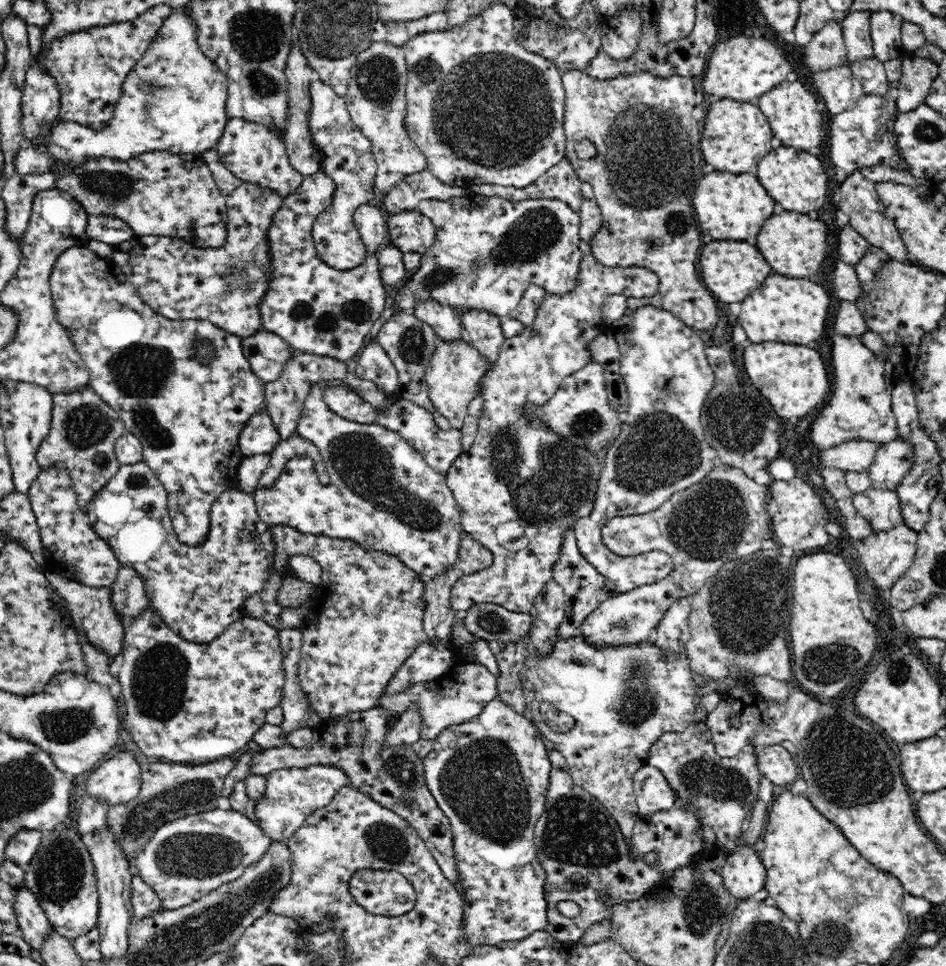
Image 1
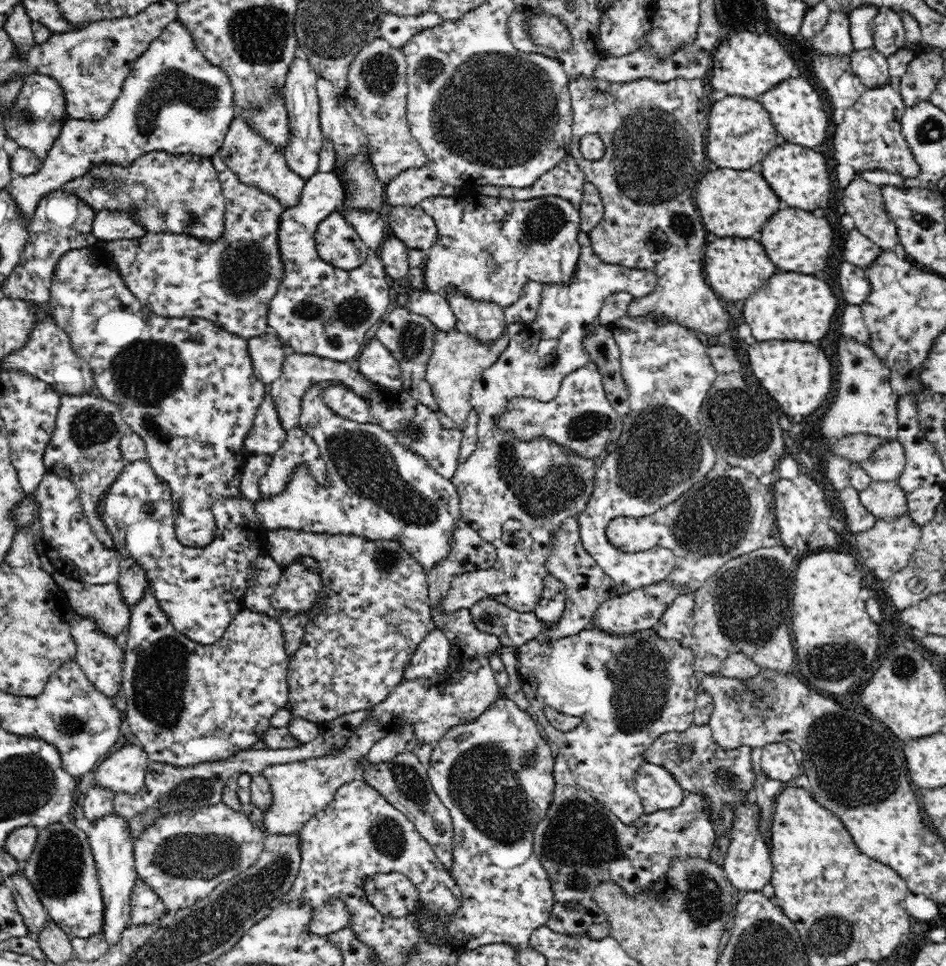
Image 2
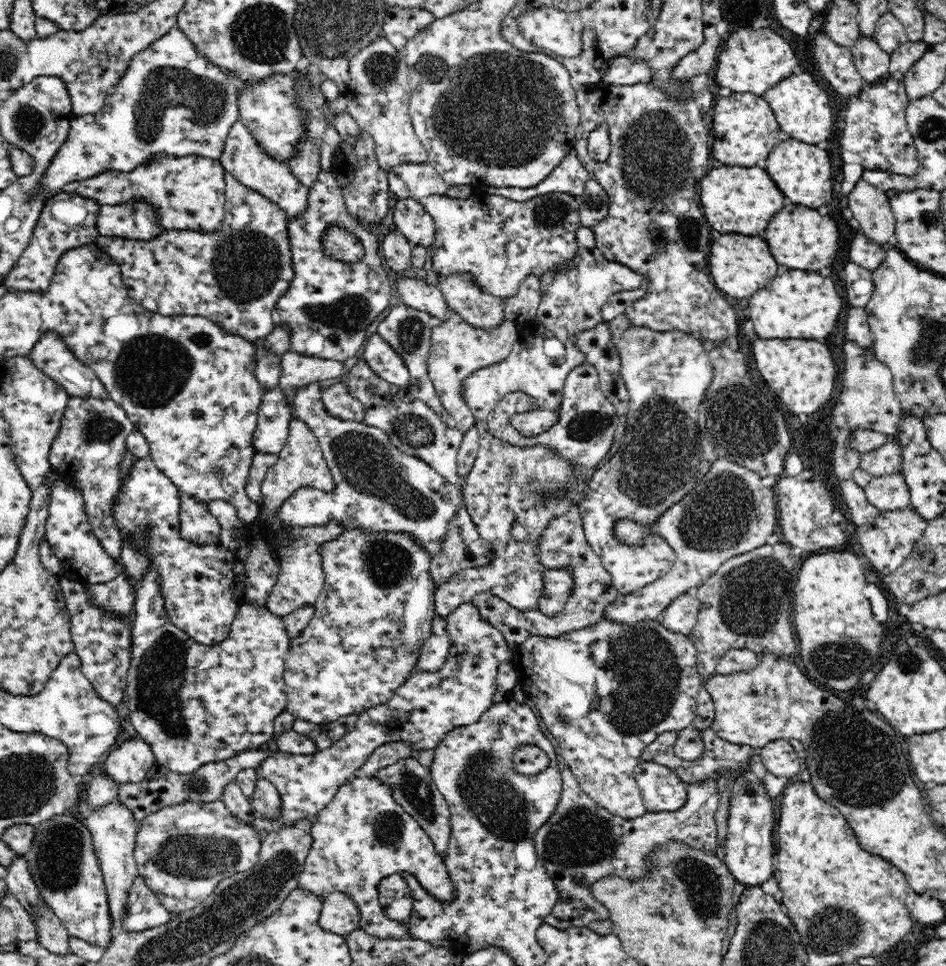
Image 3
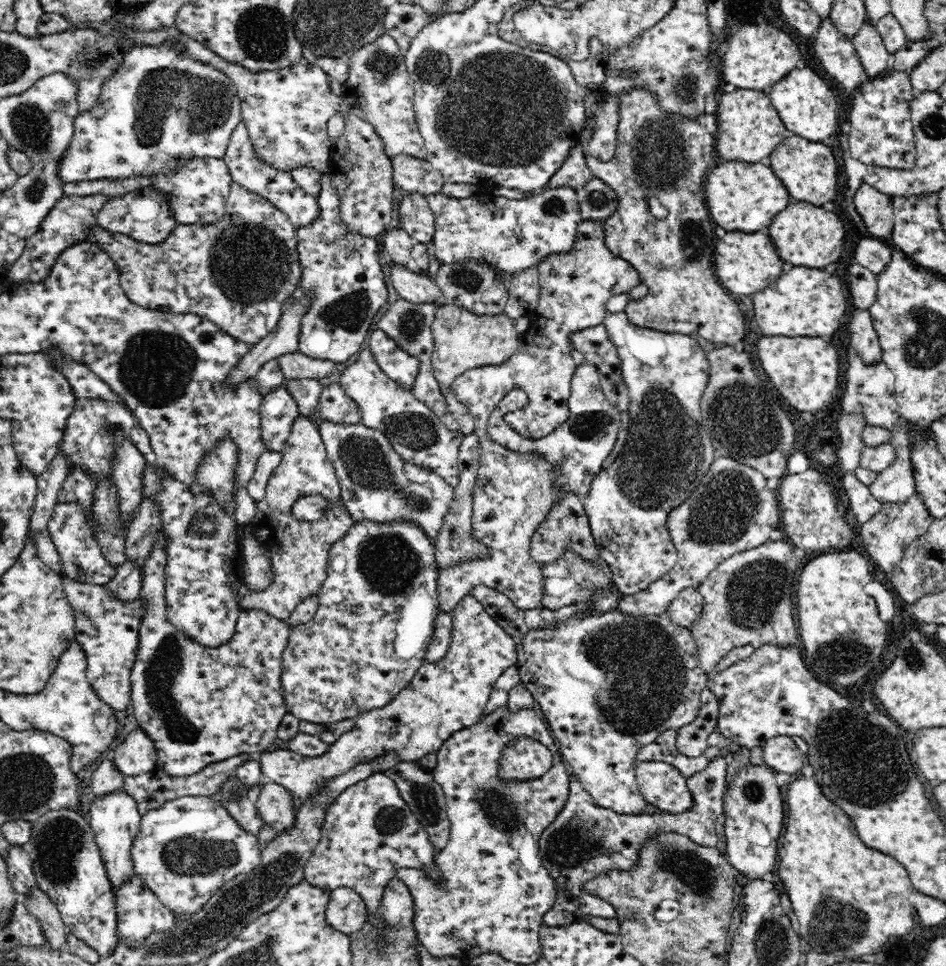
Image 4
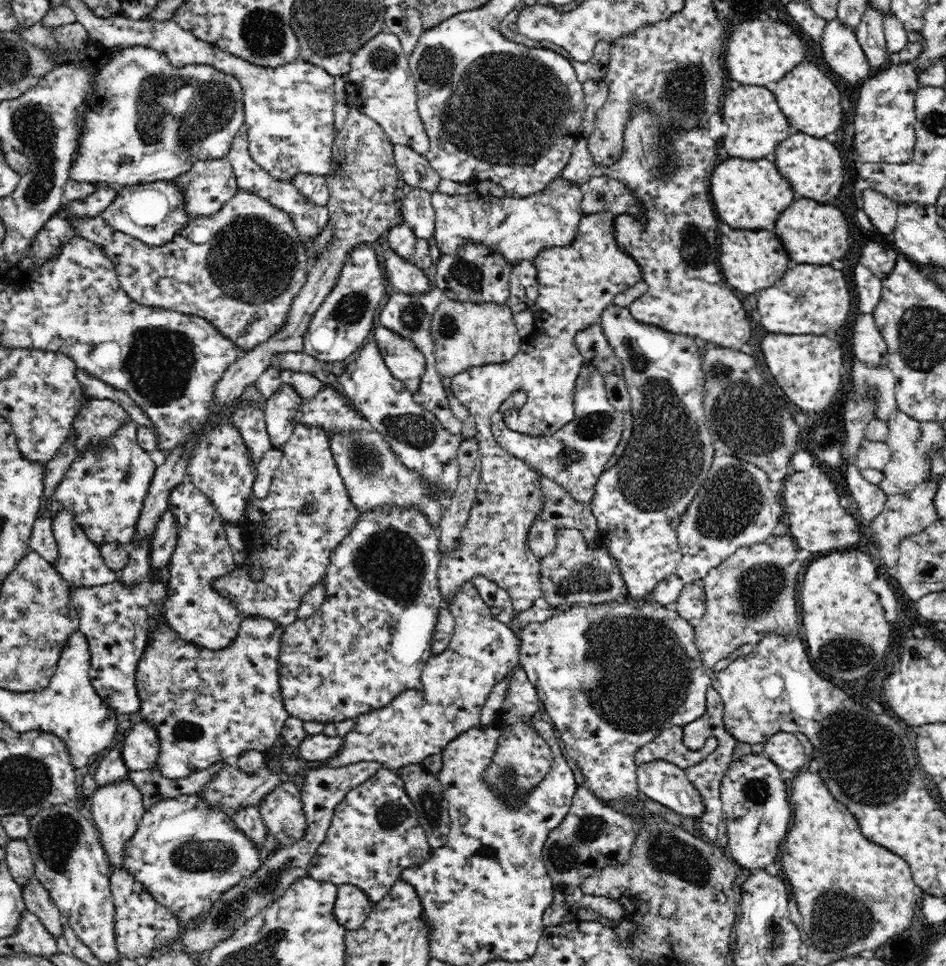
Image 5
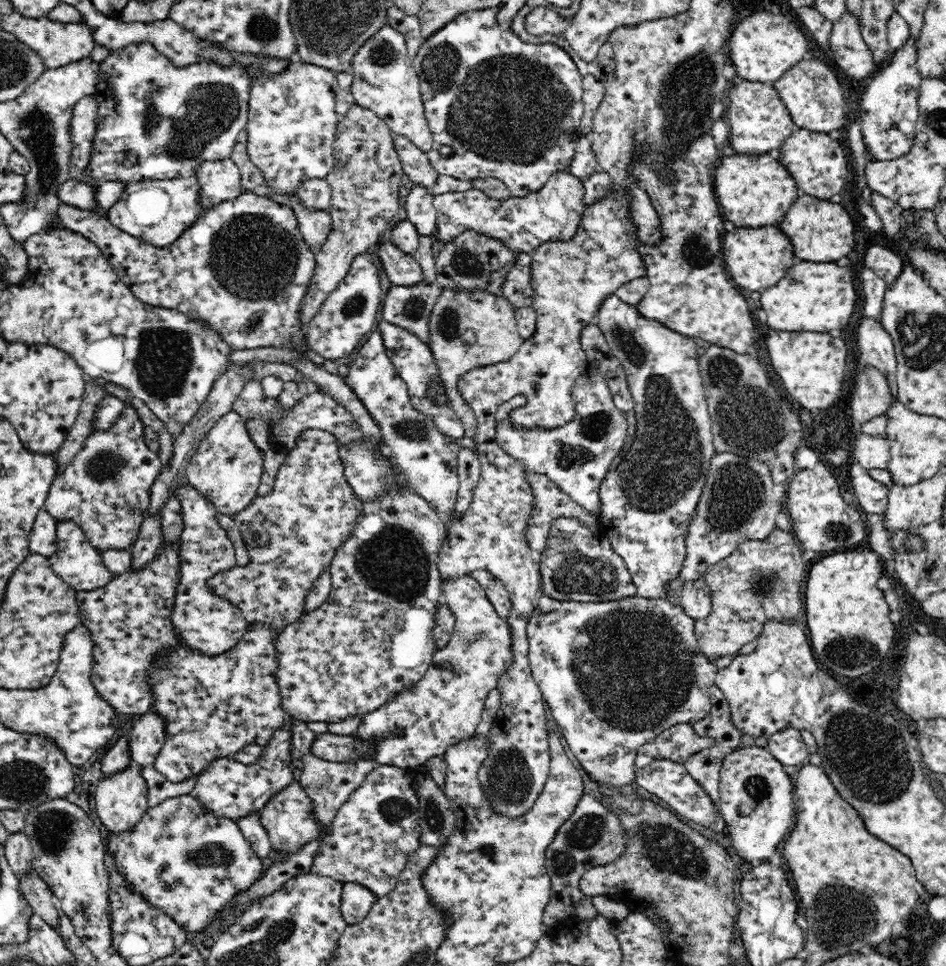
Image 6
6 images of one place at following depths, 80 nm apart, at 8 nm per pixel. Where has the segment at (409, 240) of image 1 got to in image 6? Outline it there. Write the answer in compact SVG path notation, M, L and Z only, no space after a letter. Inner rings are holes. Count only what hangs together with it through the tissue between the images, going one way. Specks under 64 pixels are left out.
M418 185L412 187L405 204L407 220L414 224L422 236L431 236L437 230L437 210L433 199L428 189Z

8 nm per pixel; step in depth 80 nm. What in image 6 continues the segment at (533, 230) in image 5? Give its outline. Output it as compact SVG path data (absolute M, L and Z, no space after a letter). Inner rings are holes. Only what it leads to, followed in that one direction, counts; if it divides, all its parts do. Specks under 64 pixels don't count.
M552 173L539 192L524 197L492 199L479 189L467 192L448 192L434 195L433 205L437 210L436 237L441 242L450 242L464 230L473 230L484 236L501 240L512 248L512 253L531 255L538 245L545 241L568 240L576 234L581 216L587 205L584 202L584 184L574 173Z

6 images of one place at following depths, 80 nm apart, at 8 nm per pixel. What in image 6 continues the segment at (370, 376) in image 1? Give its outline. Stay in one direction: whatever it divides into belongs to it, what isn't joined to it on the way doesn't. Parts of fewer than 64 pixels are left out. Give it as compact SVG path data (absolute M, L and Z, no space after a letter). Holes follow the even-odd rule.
M380 321L377 324L379 333L382 335L384 346L388 356L397 370L397 375L407 384L407 389L411 397L428 399L434 403L448 404L446 385L443 384L442 377L439 376L439 365L435 363L435 357L431 353L431 347L420 337L412 333L410 329L396 325L392 321Z

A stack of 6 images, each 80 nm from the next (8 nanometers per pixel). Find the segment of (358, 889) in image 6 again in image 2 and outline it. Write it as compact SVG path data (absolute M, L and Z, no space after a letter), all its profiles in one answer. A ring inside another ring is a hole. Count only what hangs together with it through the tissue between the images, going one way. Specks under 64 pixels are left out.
M333 897L321 906L320 912L311 918L310 929L322 935L334 934L343 928L350 928L351 911L340 897Z

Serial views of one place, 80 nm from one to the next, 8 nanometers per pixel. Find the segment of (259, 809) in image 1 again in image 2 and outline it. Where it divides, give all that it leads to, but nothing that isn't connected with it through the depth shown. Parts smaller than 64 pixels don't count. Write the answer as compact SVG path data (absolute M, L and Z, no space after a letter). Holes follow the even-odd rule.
M458 609L457 612L448 614L445 634L450 640L451 656L444 674L413 678L395 686L382 703L369 710L360 728L337 751L320 757L270 764L264 768L262 774L271 784L274 796L270 808L262 811L262 828L267 834L299 831L305 822L334 800L340 786L354 780L356 769L371 748L388 735L400 733L406 722L414 725L414 737L418 745L432 745L440 741L450 728L471 723L501 698L495 670L491 666L491 657L502 654L500 638L477 628L472 612L468 609Z

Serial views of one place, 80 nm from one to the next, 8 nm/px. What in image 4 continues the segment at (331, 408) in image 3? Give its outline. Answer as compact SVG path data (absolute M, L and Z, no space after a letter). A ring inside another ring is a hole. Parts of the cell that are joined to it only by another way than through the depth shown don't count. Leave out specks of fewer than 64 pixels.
M332 383L322 389L317 408L309 414L313 422L332 422L344 425L357 425L362 420L358 403L349 398L340 383Z

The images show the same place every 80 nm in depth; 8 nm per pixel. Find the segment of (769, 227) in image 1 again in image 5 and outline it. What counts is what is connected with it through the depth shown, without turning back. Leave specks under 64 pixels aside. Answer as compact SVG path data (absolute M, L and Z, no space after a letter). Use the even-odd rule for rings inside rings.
M796 198L786 212L776 220L774 232L784 240L788 248L788 258L798 264L831 264L848 252L848 220L842 216L838 207L829 203L820 203L812 199Z

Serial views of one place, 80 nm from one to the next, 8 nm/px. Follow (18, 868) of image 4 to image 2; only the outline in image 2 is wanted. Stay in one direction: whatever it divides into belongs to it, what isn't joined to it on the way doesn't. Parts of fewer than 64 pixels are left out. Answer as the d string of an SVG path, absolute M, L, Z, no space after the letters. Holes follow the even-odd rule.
M22 869L12 877L7 877L3 883L13 892L16 906L23 916L24 924L30 929L30 937L36 940L36 934L40 932L41 926L48 920L47 910L40 902L37 892L32 883L26 879Z

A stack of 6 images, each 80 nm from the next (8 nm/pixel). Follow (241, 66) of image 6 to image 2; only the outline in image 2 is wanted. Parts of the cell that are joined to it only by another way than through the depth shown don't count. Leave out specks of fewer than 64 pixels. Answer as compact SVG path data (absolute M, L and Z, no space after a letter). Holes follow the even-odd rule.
M177 18L162 35L149 44L146 52L132 62L132 69L121 85L120 96L113 101L105 116L96 121L68 119L63 131L60 132L60 138L56 139L55 147L48 152L42 168L30 176L12 172L15 179L5 190L10 197L15 198L22 213L31 216L44 196L59 191L70 180L82 178L90 172L90 169L98 166L130 167L142 156L155 151L212 158L219 154L232 120L236 117L234 89L229 76L221 68L206 60L189 34L188 27Z

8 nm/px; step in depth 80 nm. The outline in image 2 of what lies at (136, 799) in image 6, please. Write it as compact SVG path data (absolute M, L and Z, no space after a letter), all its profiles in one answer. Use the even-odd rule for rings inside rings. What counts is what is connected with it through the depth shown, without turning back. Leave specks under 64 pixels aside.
M110 812L94 822L86 822L84 818L80 818L76 820L76 824L84 828L88 842L91 844L91 853L97 866L103 893L105 923L102 937L110 947L116 944L120 940L120 934L130 927L130 896L137 878L133 855L134 841L131 840L130 833L127 831L127 822L115 812Z

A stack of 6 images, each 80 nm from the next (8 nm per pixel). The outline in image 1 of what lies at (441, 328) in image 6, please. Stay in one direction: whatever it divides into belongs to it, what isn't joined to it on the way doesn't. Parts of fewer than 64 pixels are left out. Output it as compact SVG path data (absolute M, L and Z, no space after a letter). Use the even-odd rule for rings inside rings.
M436 338L436 348L430 364L425 370L428 395L436 410L447 419L452 428L460 429L468 407L478 393L480 380L487 372L487 356L474 348L466 338L461 340L442 340Z

